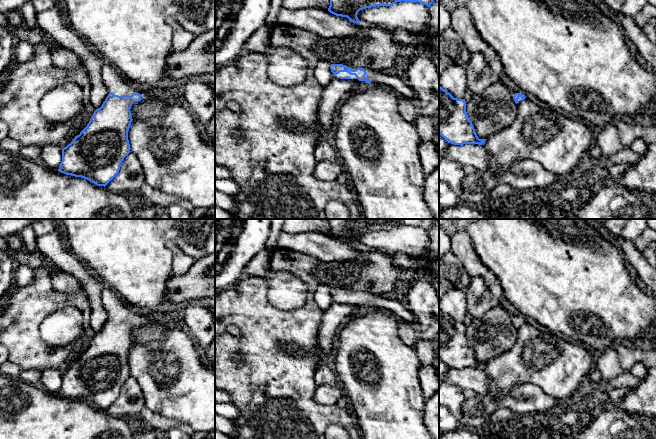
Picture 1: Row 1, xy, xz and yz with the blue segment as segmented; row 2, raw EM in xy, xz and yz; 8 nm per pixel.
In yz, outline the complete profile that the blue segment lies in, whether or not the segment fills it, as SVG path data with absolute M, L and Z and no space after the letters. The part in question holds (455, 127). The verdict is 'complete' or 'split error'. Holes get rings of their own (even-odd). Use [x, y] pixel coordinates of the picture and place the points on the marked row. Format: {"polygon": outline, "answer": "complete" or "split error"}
{"polygon": "M439 85L439 134L454 145L480 144L487 139L479 139L466 112L465 99L454 98Z", "answer": "complete"}

